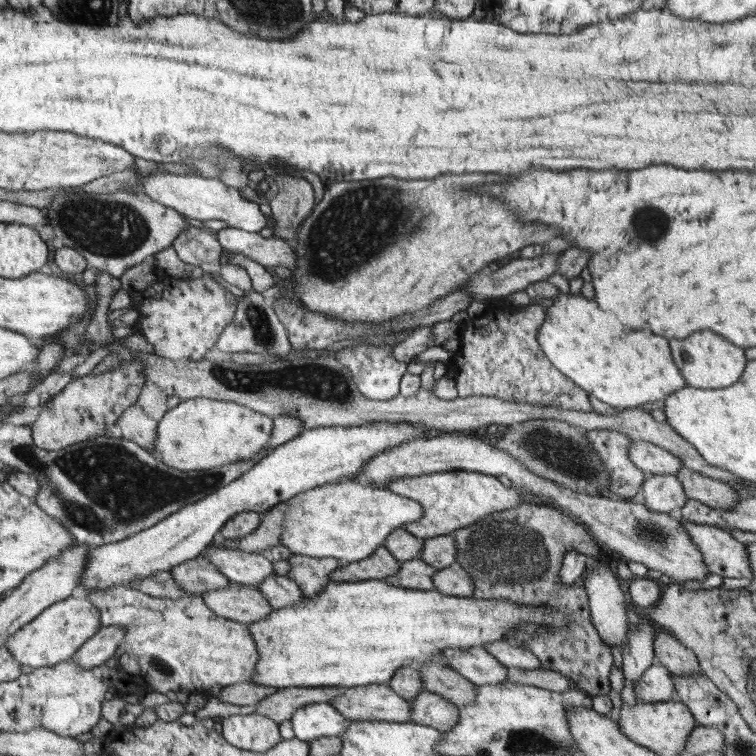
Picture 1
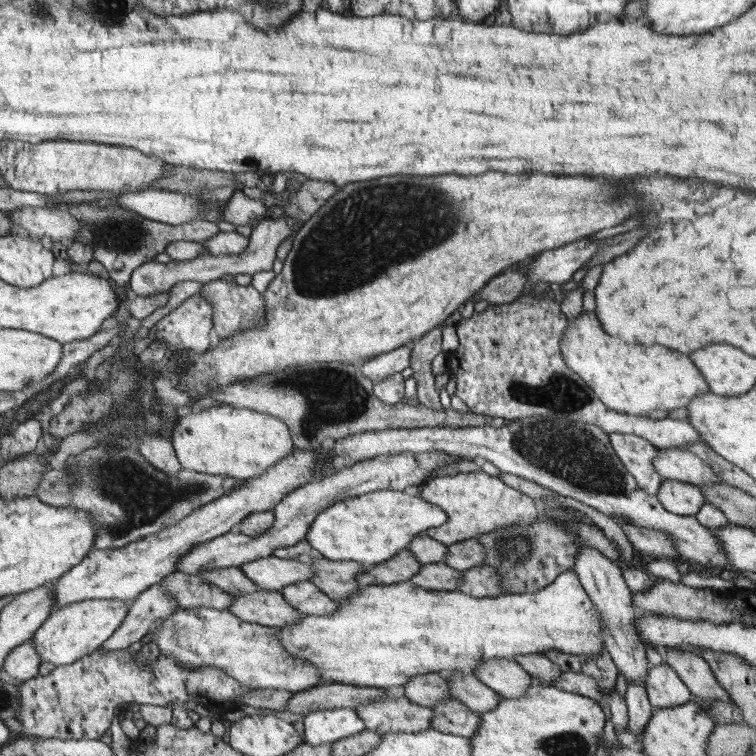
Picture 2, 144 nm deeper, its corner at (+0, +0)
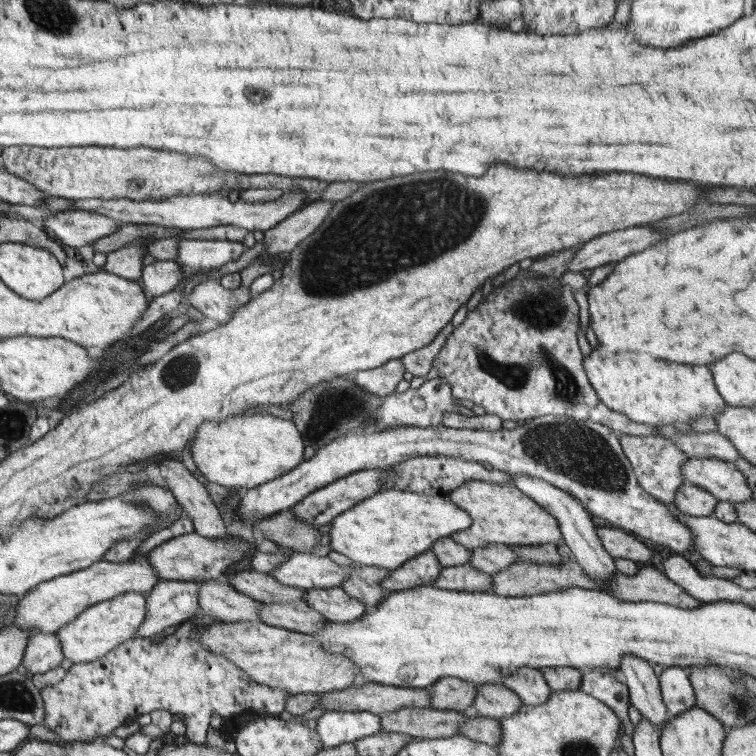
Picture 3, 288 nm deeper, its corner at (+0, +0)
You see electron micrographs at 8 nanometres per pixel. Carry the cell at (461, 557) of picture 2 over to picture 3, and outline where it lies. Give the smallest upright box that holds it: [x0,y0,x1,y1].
[469,544,519,574]

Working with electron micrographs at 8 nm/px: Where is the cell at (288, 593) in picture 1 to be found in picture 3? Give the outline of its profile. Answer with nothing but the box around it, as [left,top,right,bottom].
[303,588,369,622]

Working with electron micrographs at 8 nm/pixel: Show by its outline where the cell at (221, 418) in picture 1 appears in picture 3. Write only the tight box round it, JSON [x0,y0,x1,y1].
[189,414,305,492]

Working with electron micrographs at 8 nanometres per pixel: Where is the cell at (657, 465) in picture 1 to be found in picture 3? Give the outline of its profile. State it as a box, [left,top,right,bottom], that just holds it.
[681,458,751,504]

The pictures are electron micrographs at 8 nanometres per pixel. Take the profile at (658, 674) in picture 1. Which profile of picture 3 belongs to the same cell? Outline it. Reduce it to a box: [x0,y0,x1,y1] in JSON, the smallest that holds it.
[659,668,697,716]

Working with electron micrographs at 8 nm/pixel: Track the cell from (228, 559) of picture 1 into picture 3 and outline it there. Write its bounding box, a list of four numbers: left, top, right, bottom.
[267,554,349,590]

